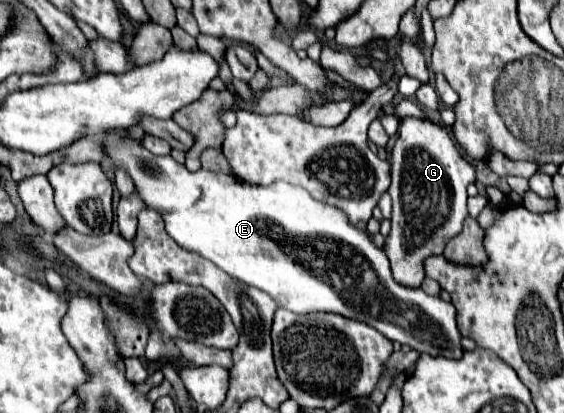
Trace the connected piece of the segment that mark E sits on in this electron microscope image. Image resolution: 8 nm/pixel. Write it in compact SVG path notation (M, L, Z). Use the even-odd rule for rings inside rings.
M110 129L110 131L102 131L100 135L96 135L96 141L102 145L102 151L106 155L106 159L110 161L110 169L112 171L118 171L118 169L124 169L130 179L134 181L134 187L136 187L136 193L140 195L140 199L146 203L146 207L158 211L164 219L164 225L166 225L166 231L168 235L186 251L194 251L198 255L202 255L204 259L212 261L214 265L218 265L222 271L226 271L230 277L234 279L240 279L242 283L246 285L252 285L264 293L268 293L278 307L282 309L288 309L288 311L294 311L294 313L312 313L312 311L332 311L332 313L340 313L344 317L350 317L350 319L360 319L364 323L368 323L370 327L376 327L382 335L386 335L390 341L398 341L402 345L410 345L412 349L416 349L418 353L430 353L430 355L444 355L444 357L450 357L450 359L458 359L460 353L462 353L462 345L460 345L460 331L456 327L456 319L454 319L454 305L452 303L446 303L442 301L440 297L430 297L426 295L422 289L408 289L408 287L400 287L392 275L390 275L390 267L388 267L388 259L384 255L382 249L378 249L370 239L368 235L364 235L362 231L356 231L348 219L344 219L344 215L340 215L340 211L336 211L336 207L328 207L326 203L320 203L316 199L312 199L308 195L308 191L304 191L302 187L296 187L296 185L288 185L284 181L276 181L268 187L260 187L260 185L250 185L246 181L238 181L230 175L224 175L224 173L214 173L214 171L206 171L206 169L200 169L200 171L194 171L190 173L186 169L186 165L178 163L172 155L154 155L150 153L140 141L136 141L128 129ZM428 329L434 329L434 333L424 339L424 333L428 333Z

